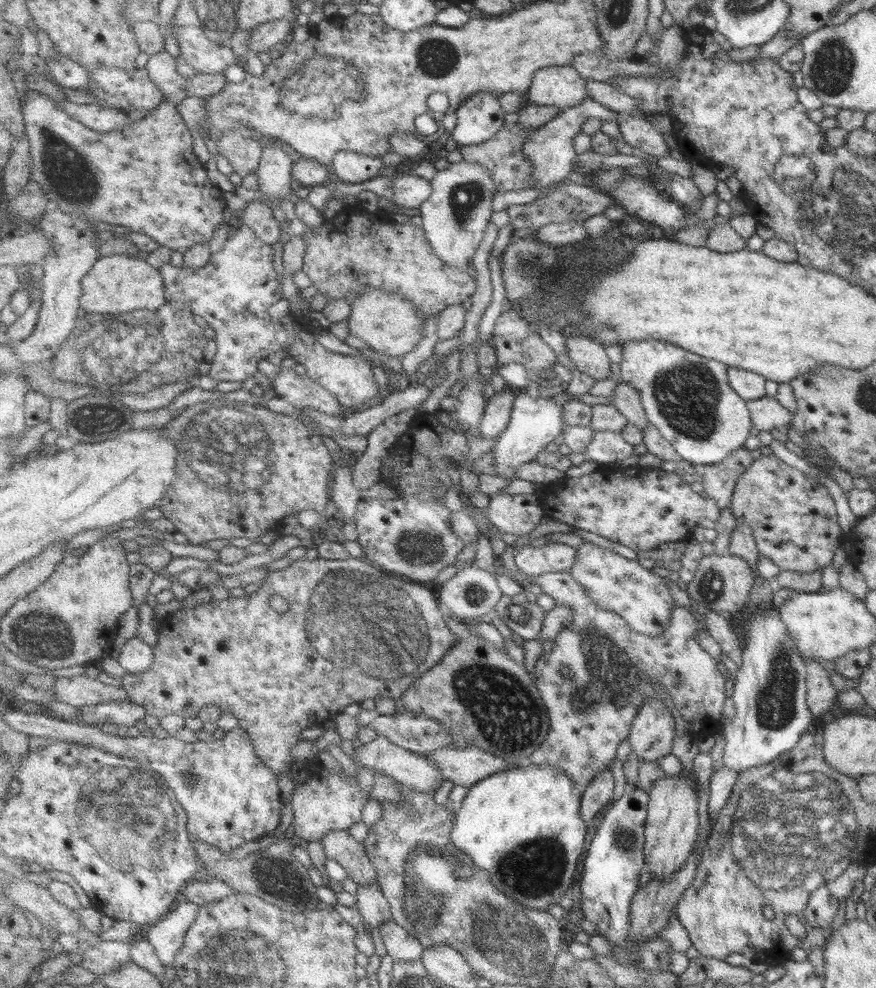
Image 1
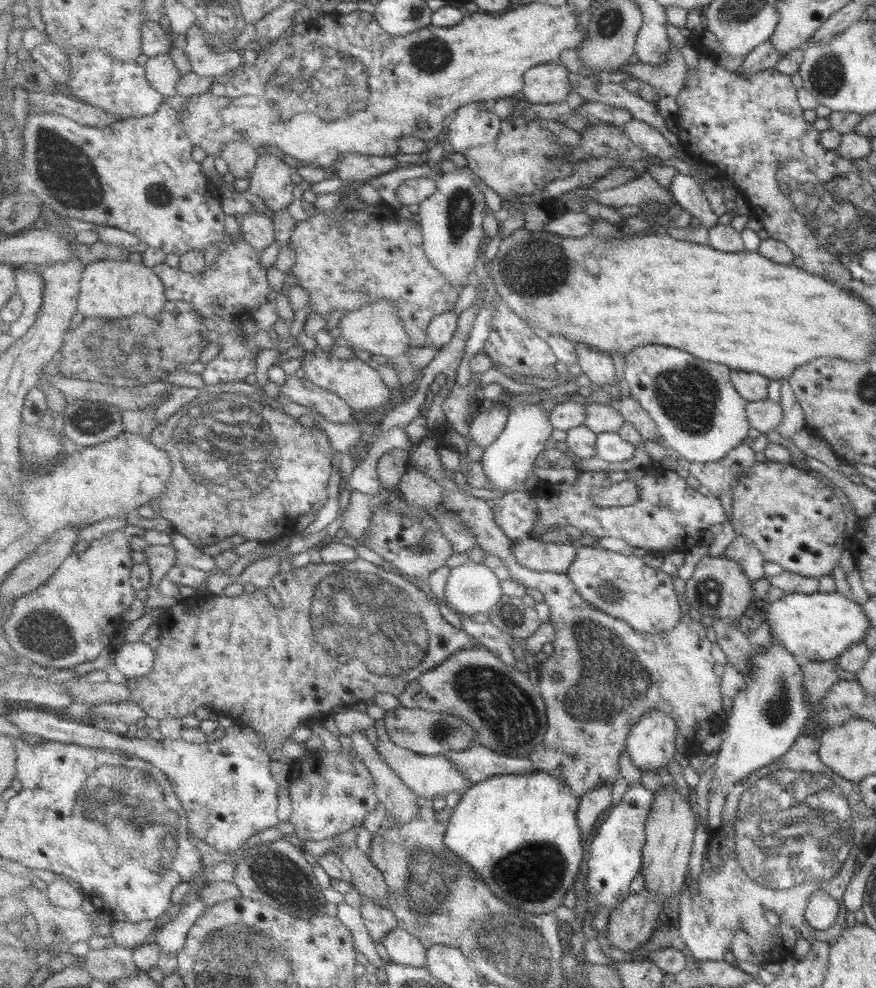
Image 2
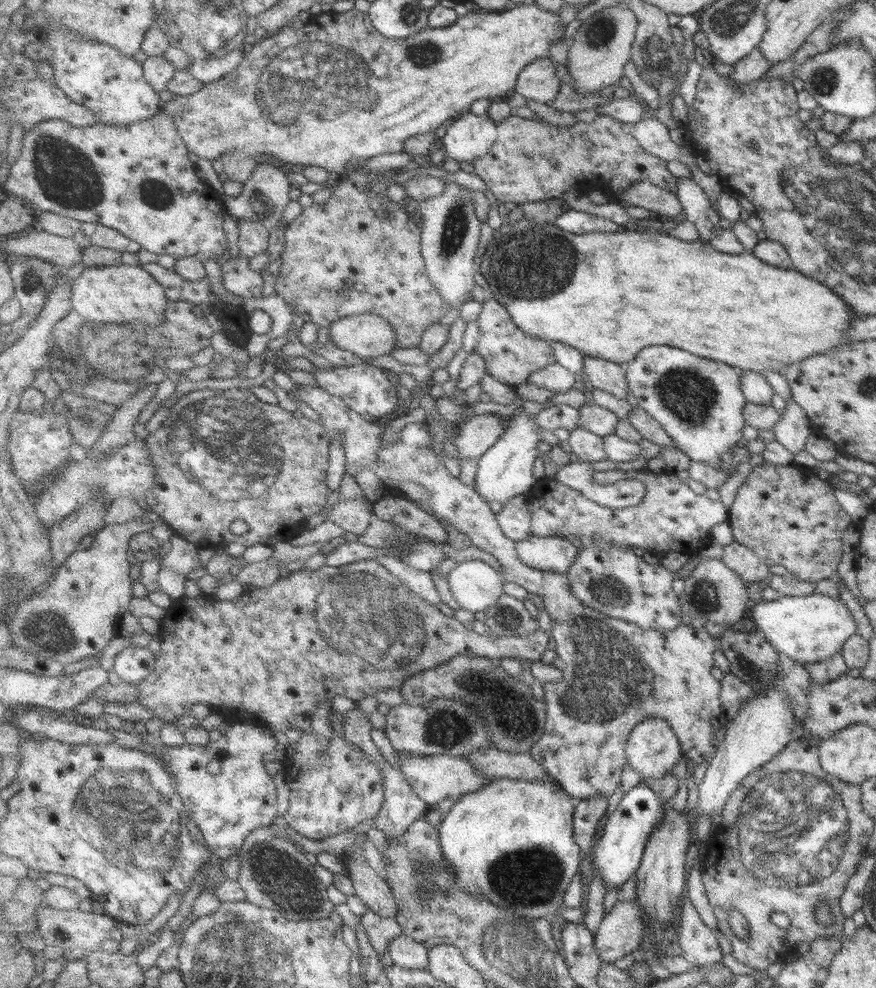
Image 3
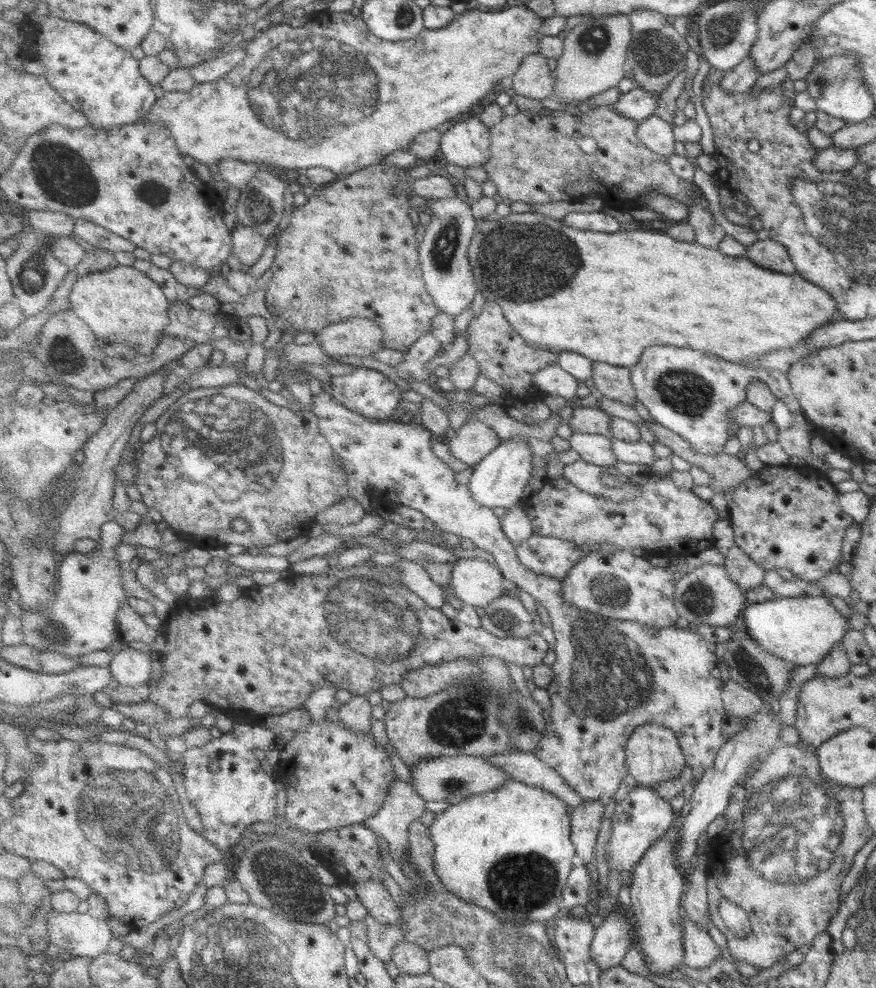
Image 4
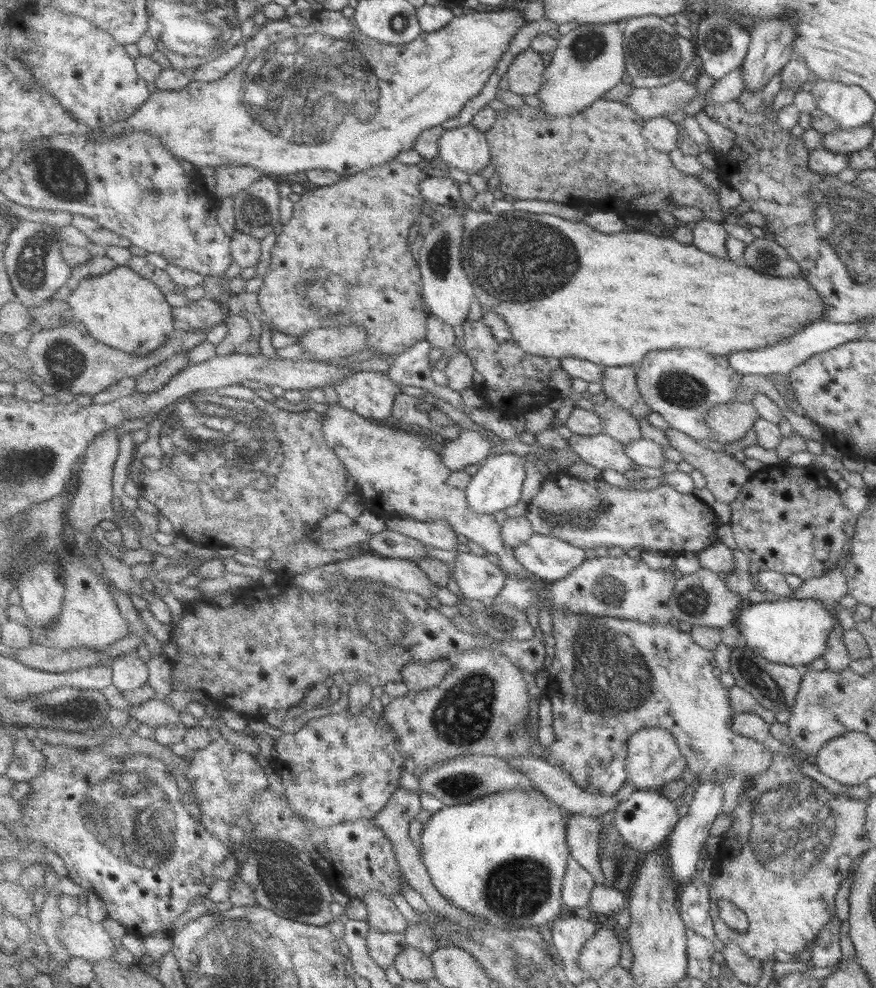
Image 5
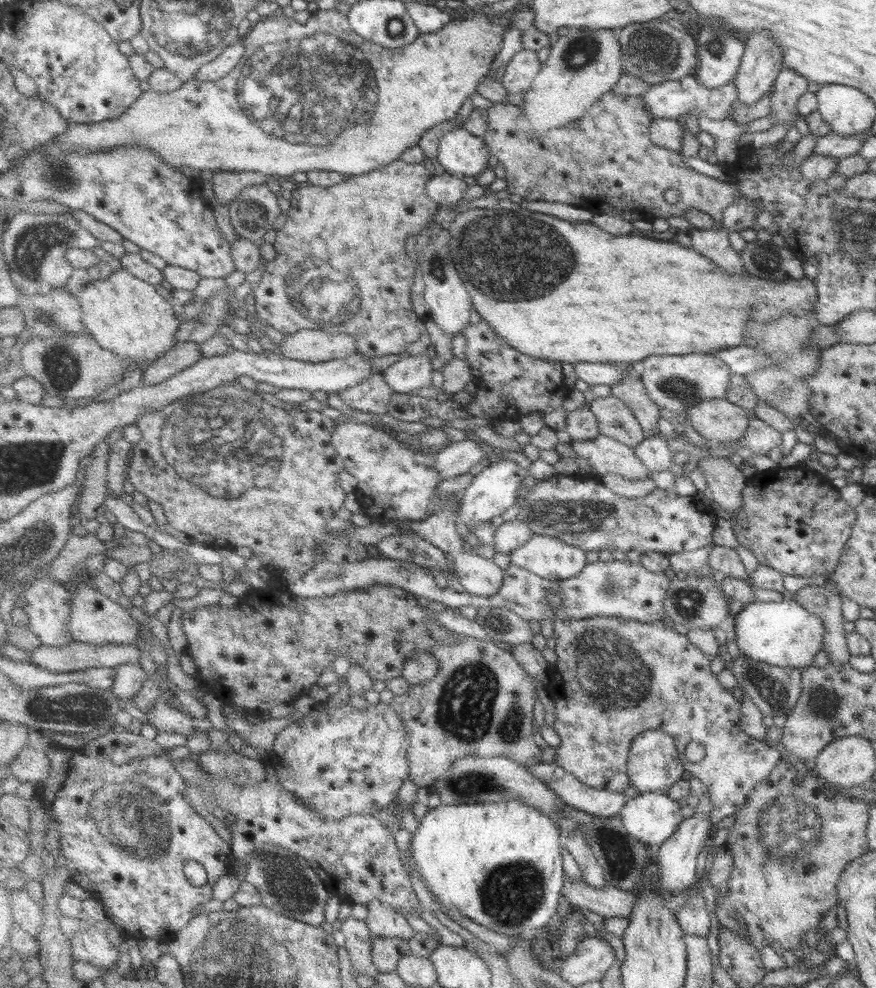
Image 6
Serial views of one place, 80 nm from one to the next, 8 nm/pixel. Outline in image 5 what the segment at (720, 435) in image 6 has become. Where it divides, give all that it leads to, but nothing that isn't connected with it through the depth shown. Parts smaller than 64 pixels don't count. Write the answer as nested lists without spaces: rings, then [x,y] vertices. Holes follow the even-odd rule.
[[[744,402],[726,403],[718,405],[709,412],[707,421],[713,428],[714,440],[720,444],[740,440],[759,417],[758,411],[751,403]]]

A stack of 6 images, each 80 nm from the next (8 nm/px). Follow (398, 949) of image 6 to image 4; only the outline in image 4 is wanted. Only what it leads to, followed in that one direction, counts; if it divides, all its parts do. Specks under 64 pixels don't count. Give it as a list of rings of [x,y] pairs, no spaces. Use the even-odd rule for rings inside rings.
[[[371,914],[365,920],[369,926],[369,943],[374,954],[386,964],[393,960],[395,948],[407,939],[401,925],[382,924]]]

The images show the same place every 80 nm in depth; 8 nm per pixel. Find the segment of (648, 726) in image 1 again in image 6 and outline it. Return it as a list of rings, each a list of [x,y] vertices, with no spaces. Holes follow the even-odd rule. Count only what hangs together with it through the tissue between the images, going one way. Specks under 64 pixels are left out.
[[[654,730],[640,734],[634,740],[633,752],[629,760],[629,773],[633,779],[633,785],[640,792],[654,791],[668,794],[670,789],[683,779],[682,776],[686,770],[685,762],[678,750],[677,741],[670,734],[665,734],[662,730]]]

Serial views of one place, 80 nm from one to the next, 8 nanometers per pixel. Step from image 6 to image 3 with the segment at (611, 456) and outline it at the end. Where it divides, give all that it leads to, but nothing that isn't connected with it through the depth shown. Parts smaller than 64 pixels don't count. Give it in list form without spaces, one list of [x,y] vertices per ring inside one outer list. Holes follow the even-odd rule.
[[[579,426],[570,432],[570,441],[573,452],[583,461],[593,463],[609,459],[605,437],[590,429]]]

